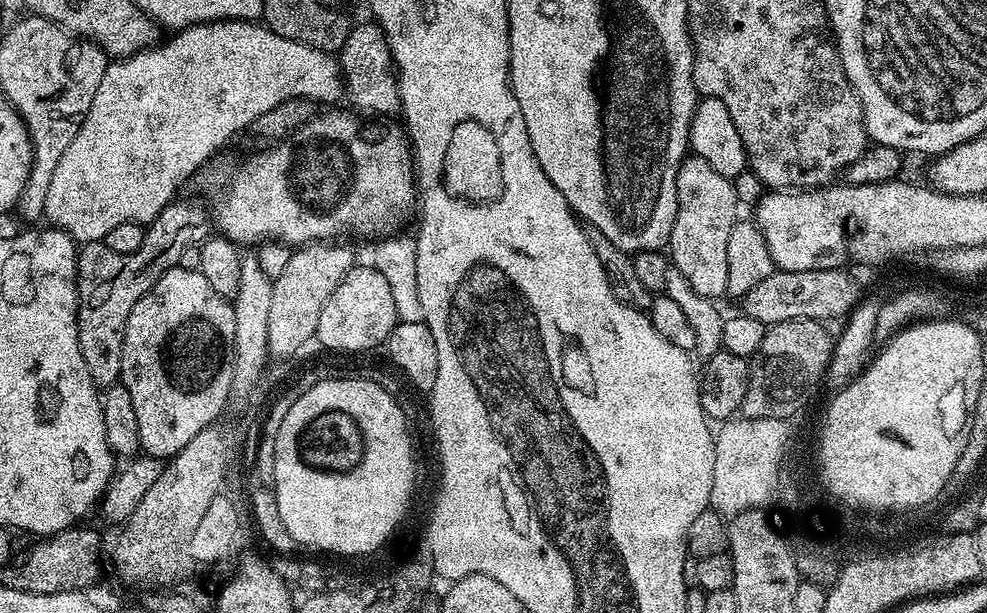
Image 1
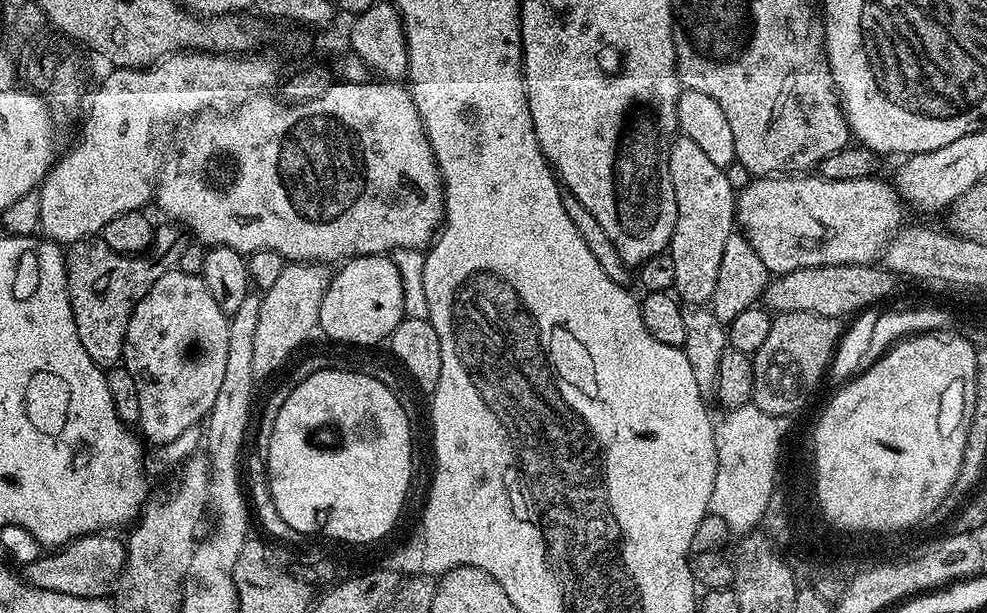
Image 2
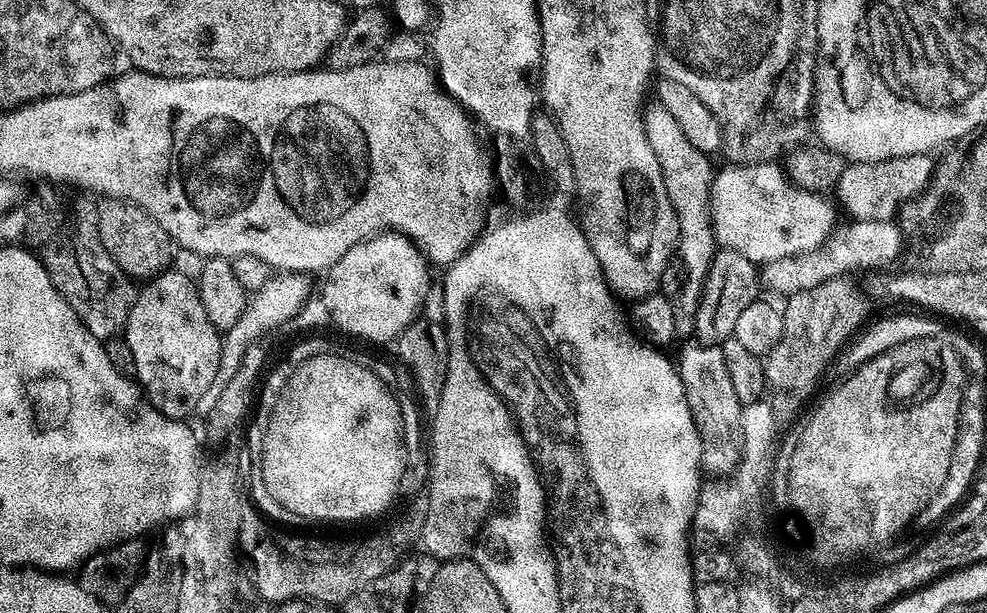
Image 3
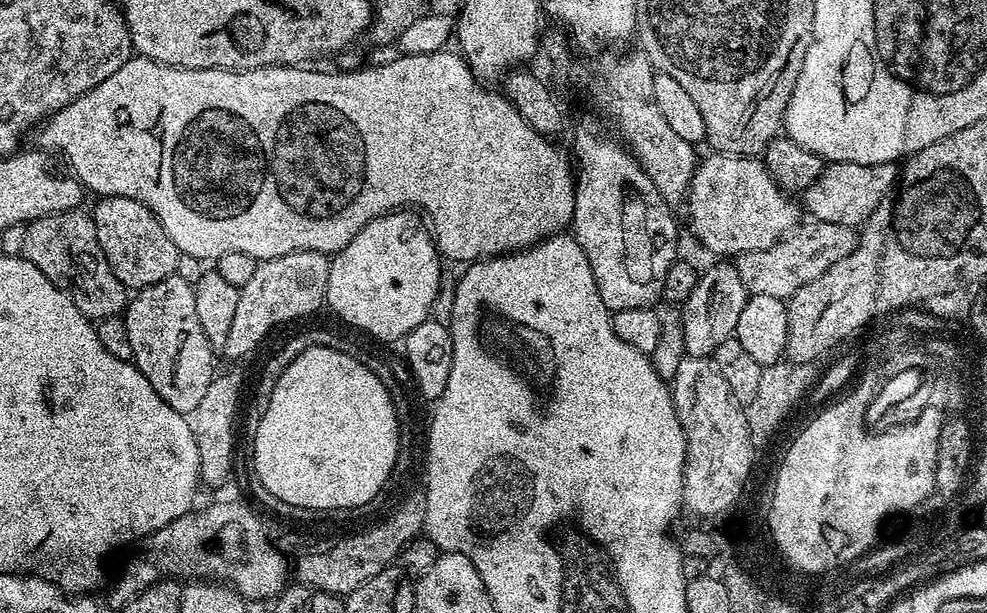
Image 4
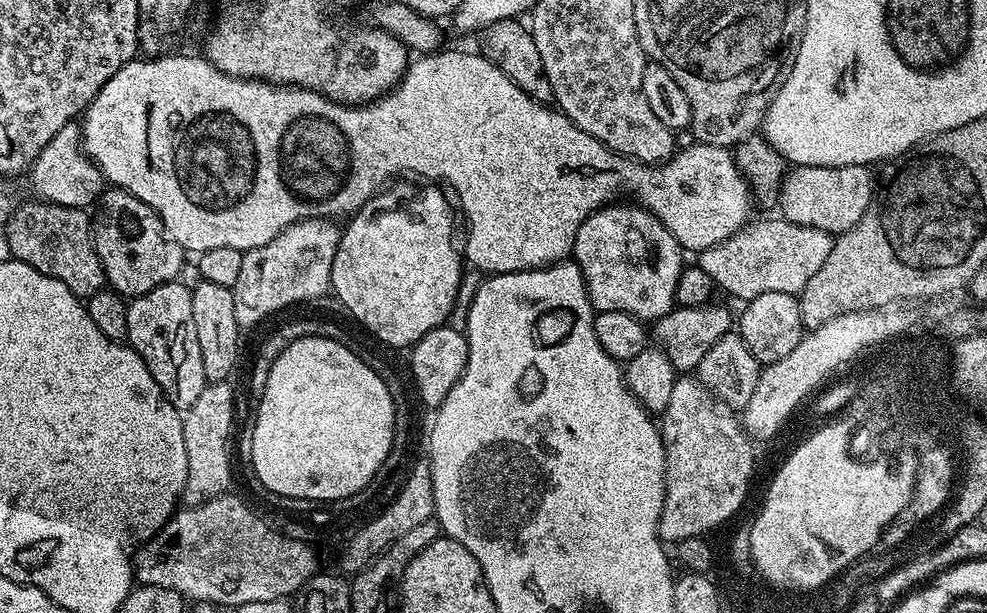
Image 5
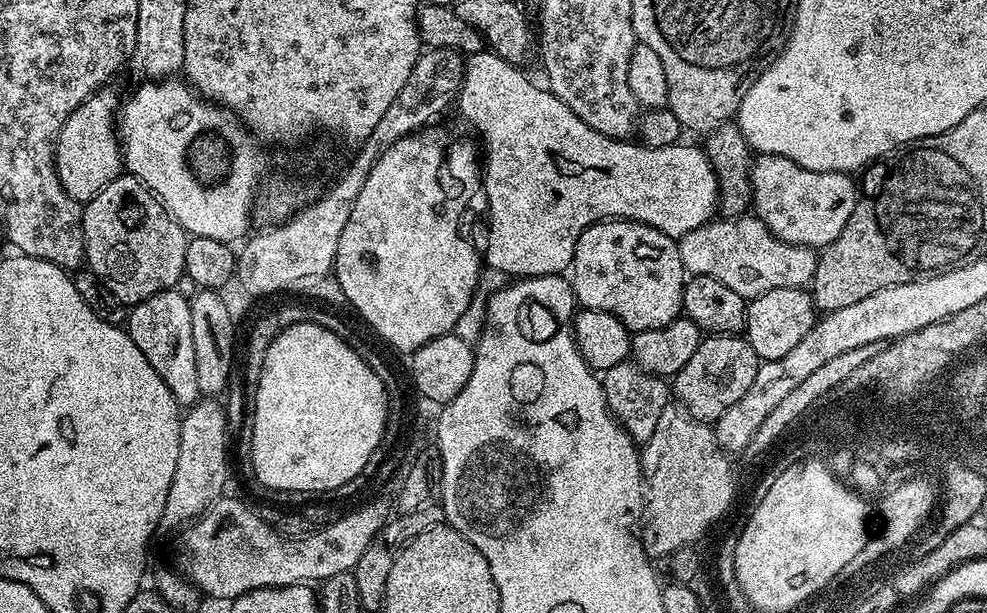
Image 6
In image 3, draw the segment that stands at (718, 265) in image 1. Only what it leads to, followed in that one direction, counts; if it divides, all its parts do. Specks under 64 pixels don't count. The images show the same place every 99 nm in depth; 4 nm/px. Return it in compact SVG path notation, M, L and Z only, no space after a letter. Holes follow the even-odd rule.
M653 103L644 116L644 129L650 146L654 146L654 154L658 157L658 166L662 166L662 178L666 182L666 194L670 194L670 206L674 206L674 214L680 227L678 259L684 268L684 285L674 298L676 305L676 323L691 325L696 319L696 311L700 305L700 297L704 295L704 280L716 256L718 245L712 221L712 187L714 167L709 153L698 150L682 134L682 126L659 104Z

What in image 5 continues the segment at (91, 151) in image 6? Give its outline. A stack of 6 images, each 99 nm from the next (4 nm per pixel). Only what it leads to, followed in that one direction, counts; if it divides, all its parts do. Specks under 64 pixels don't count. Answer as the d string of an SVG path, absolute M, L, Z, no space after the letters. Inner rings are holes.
M76 122L62 126L62 130L58 130L58 134L50 138L50 142L46 142L42 154L38 154L27 176L32 183L32 192L36 195L33 197L37 201L67 208L91 209L106 188L106 181L100 173L100 167L92 163L84 153L82 128Z

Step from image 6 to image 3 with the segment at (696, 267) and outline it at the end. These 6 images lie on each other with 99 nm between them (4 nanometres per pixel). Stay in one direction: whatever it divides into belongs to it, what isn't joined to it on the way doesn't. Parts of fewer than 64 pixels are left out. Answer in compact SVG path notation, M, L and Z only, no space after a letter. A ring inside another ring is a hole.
M853 219L846 228L841 227L835 231L819 248L810 250L806 254L798 254L790 258L778 258L778 262L763 265L762 280L776 292L781 292L781 297L787 298L798 294L802 290L816 288L827 280L839 280L846 277L847 272L856 272L859 268L872 268L868 270L884 270L887 264L892 264L900 256L904 248L904 236L900 228L892 220L855 220Z

